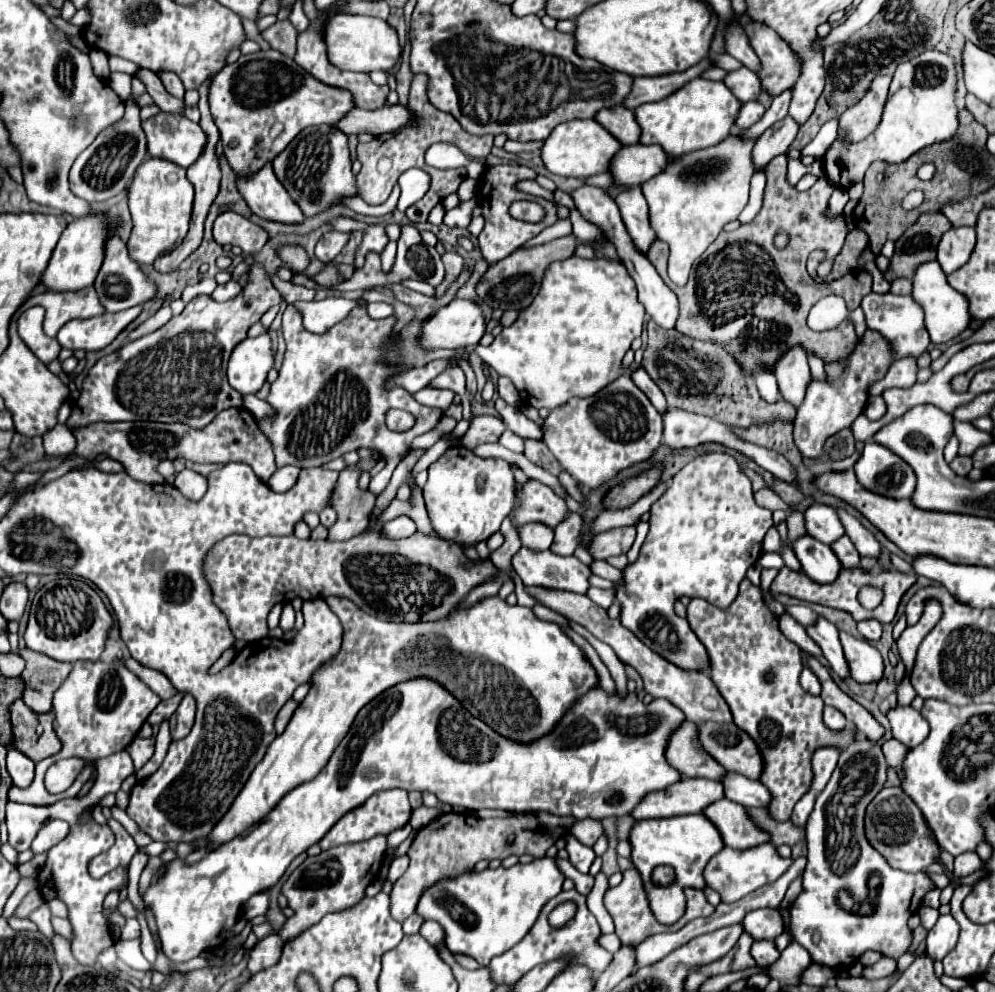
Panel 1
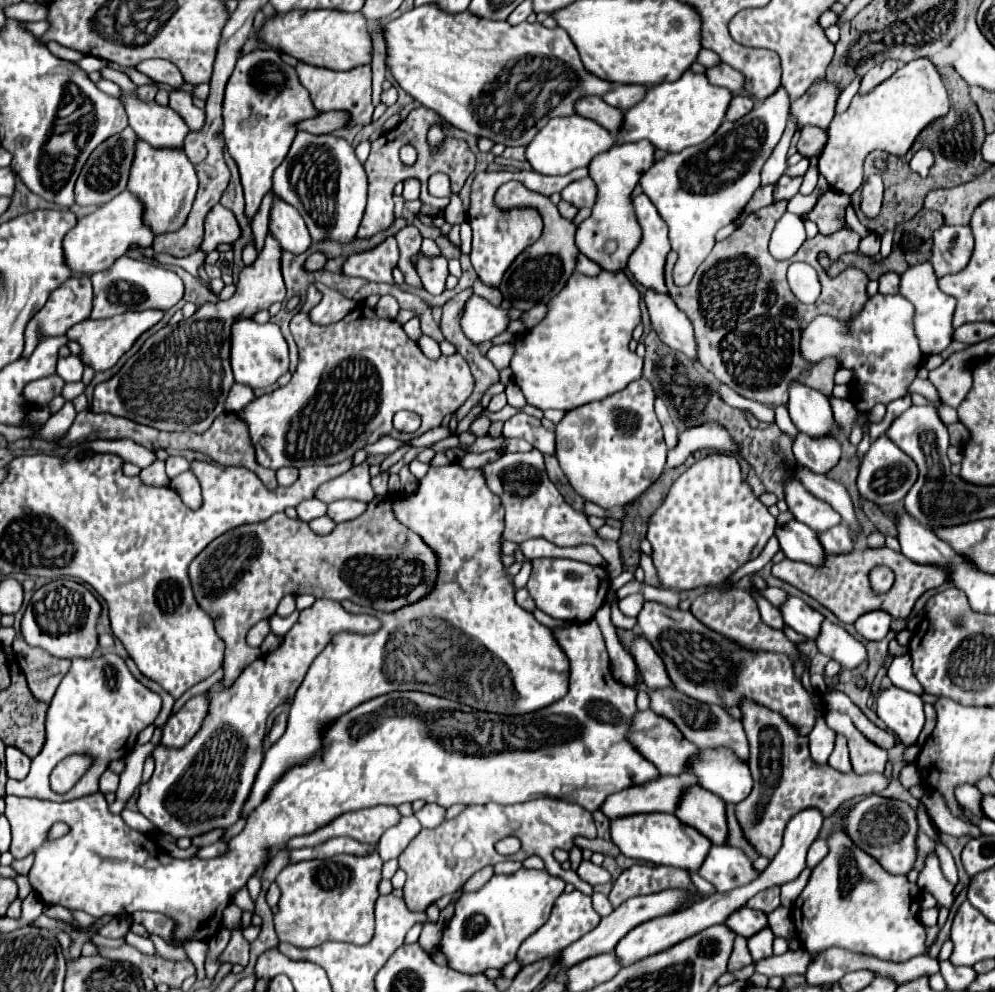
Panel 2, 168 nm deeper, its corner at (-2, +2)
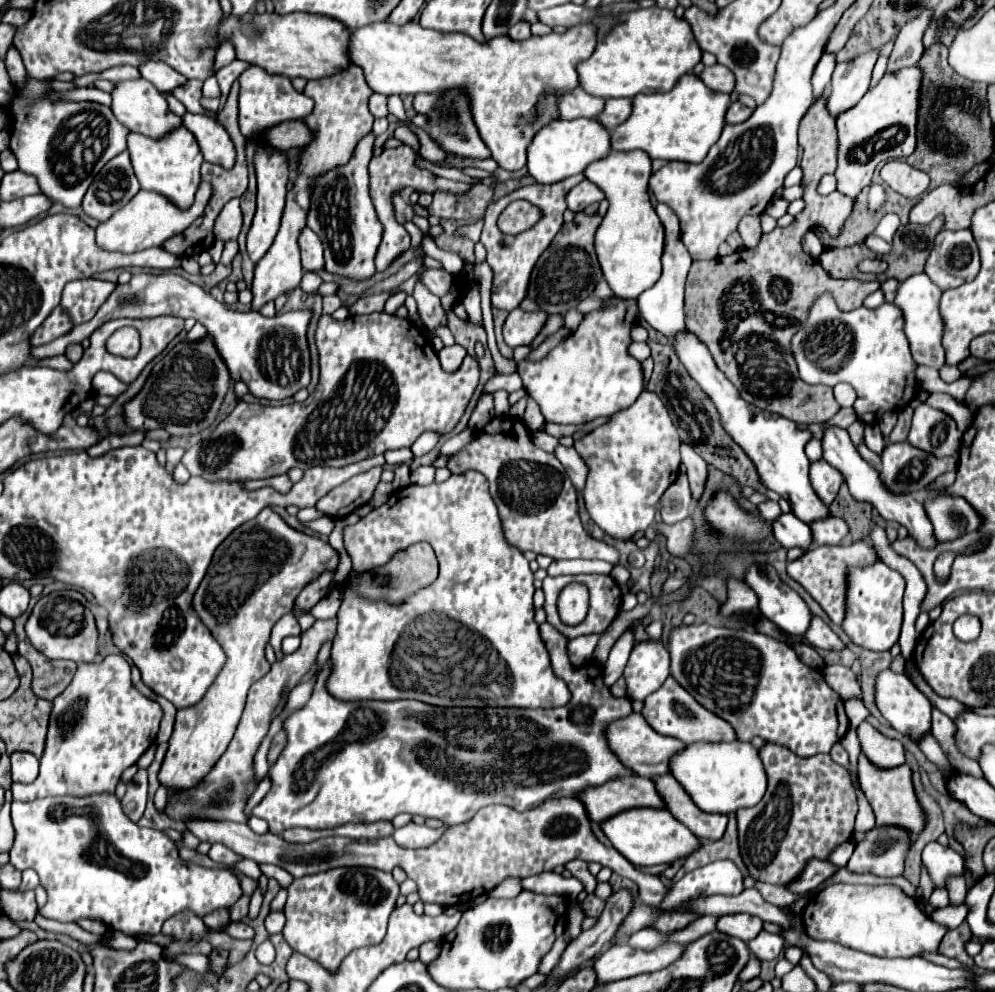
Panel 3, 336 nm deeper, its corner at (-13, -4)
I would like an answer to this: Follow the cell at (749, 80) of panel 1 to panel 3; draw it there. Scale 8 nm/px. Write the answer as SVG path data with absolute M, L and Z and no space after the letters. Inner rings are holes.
M716 64L716 66L708 66L704 72L702 72L702 82L714 90L714 92L726 92L730 94L736 86L736 78L732 74L732 70L728 70L726 66L722 64Z

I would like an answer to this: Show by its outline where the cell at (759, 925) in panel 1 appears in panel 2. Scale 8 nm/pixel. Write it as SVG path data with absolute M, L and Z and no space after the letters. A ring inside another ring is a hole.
M743 906L737 912L729 914L729 920L725 920L725 926L729 926L735 934L743 938L749 938L767 926L767 916L763 912Z

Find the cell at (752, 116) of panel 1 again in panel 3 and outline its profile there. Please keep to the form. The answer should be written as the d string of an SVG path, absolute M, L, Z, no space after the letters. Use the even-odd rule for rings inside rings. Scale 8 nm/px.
M734 102L730 108L728 108L728 116L726 116L726 122L728 124L740 124L744 120L748 120L752 116L752 108L744 106L742 102Z

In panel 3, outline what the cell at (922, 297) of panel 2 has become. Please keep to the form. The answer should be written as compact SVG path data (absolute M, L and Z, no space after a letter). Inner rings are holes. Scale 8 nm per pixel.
M914 274L912 278L900 282L898 292L896 292L896 300L894 304L900 306L900 310L904 312L904 332L906 338L910 342L910 350L912 356L916 358L918 364L924 366L932 366L932 368L942 368L946 364L946 352L942 346L942 336L944 336L944 318L940 314L940 296L942 290L928 278L928 274Z

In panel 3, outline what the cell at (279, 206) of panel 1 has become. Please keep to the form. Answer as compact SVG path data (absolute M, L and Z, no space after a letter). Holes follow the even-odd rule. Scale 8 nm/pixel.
M308 226L300 232L298 246L300 246L300 252L302 252L302 268L304 270L316 272L316 270L324 268L322 242L320 242L320 238L312 230L308 230Z

